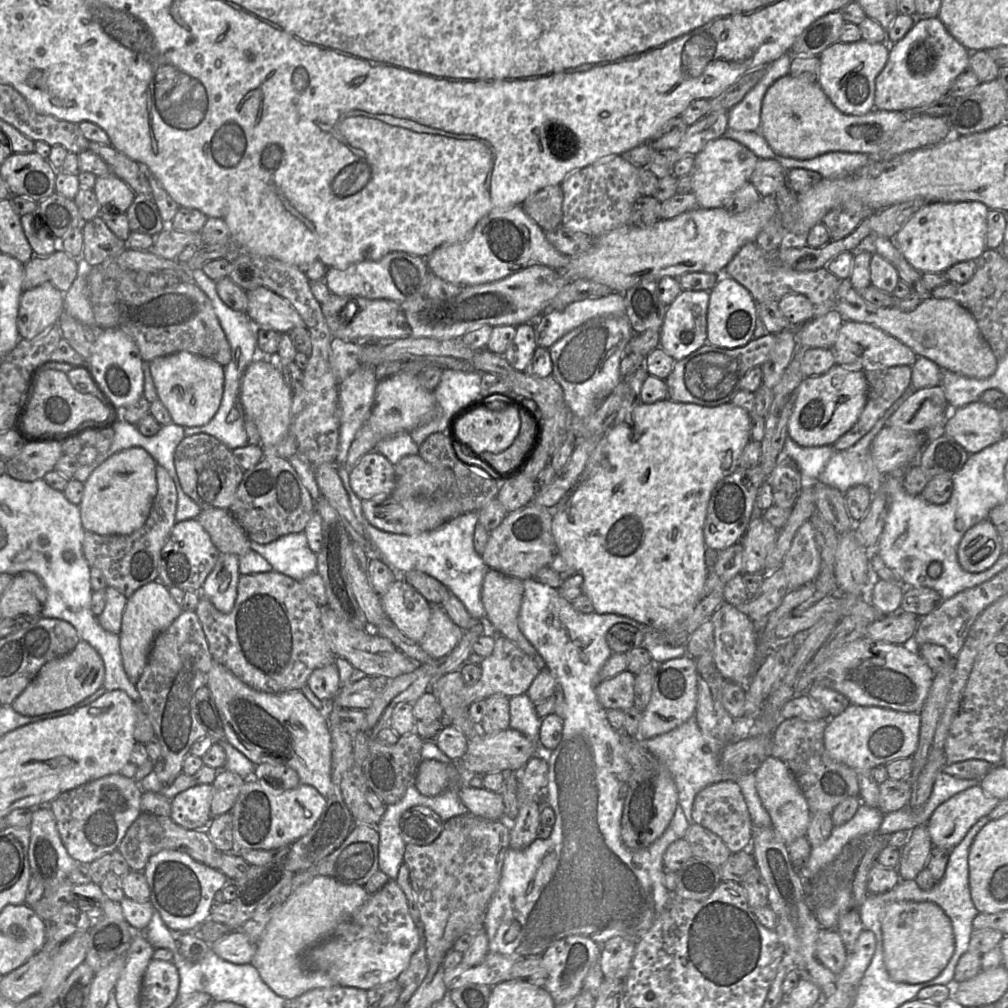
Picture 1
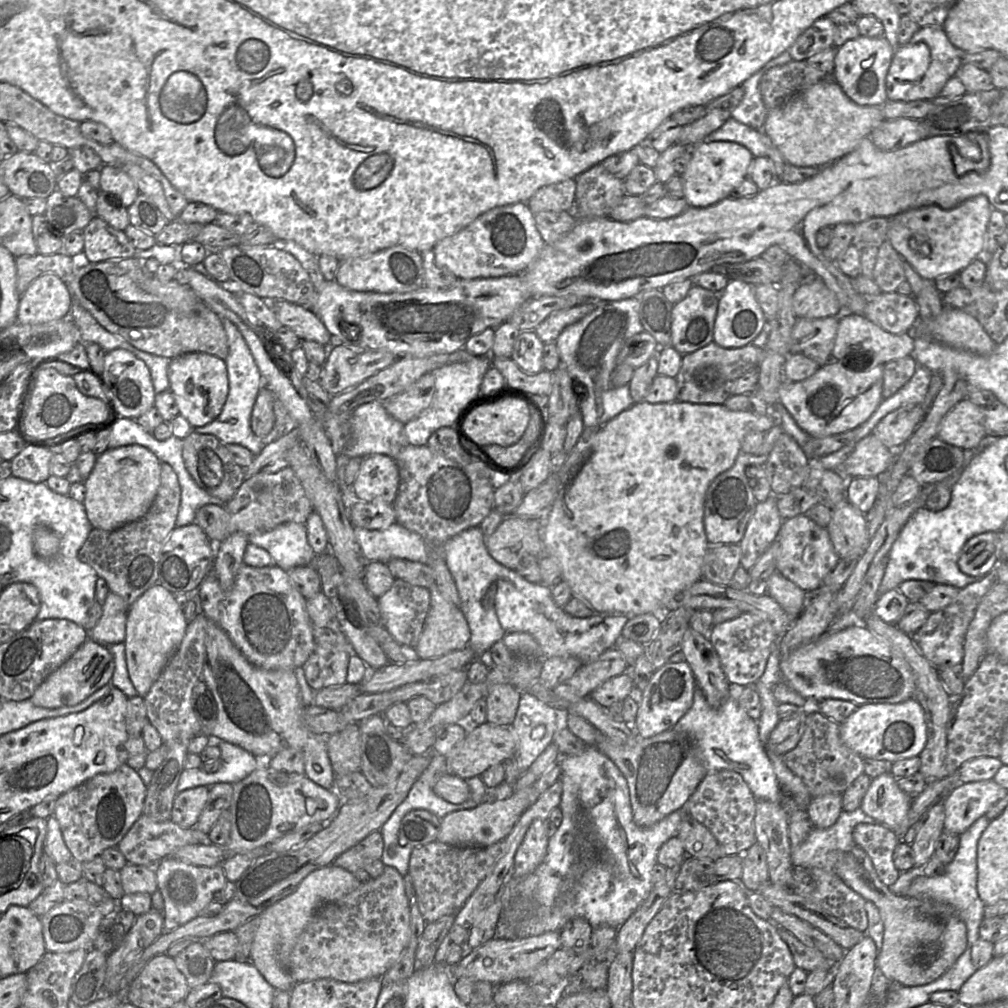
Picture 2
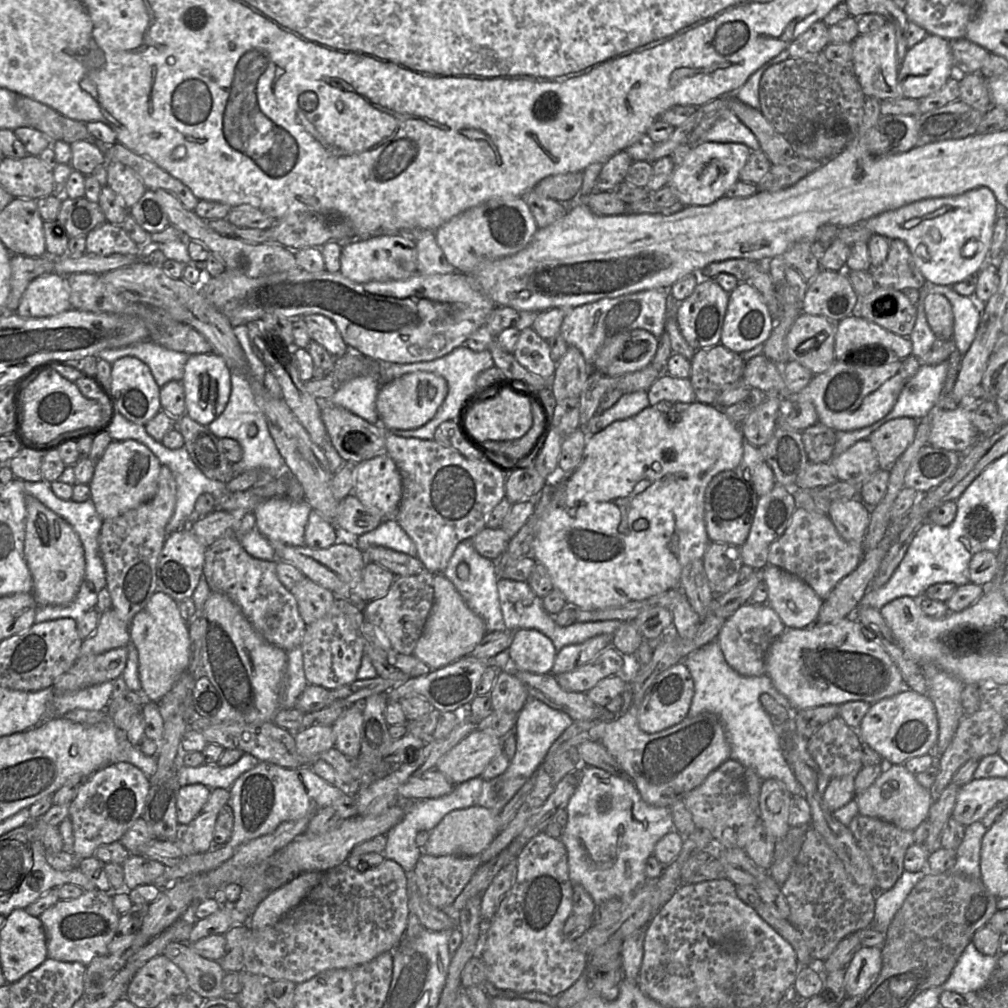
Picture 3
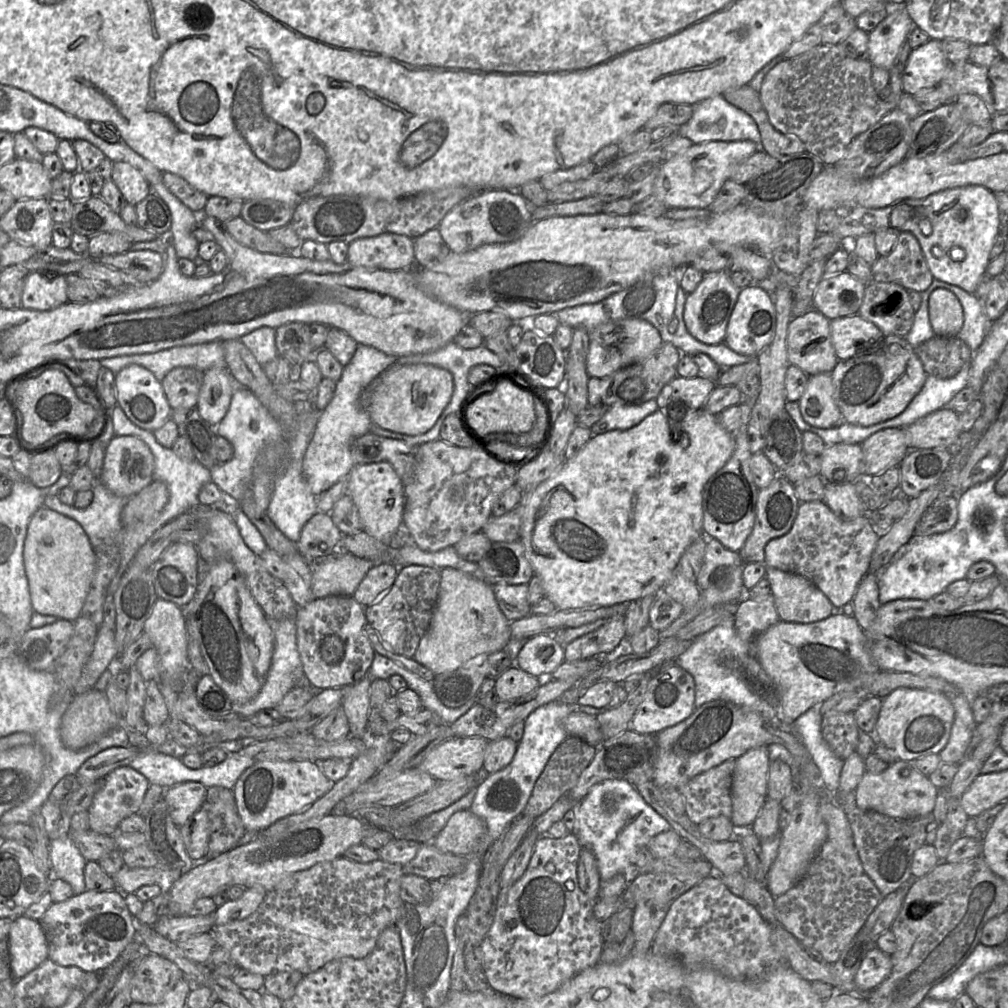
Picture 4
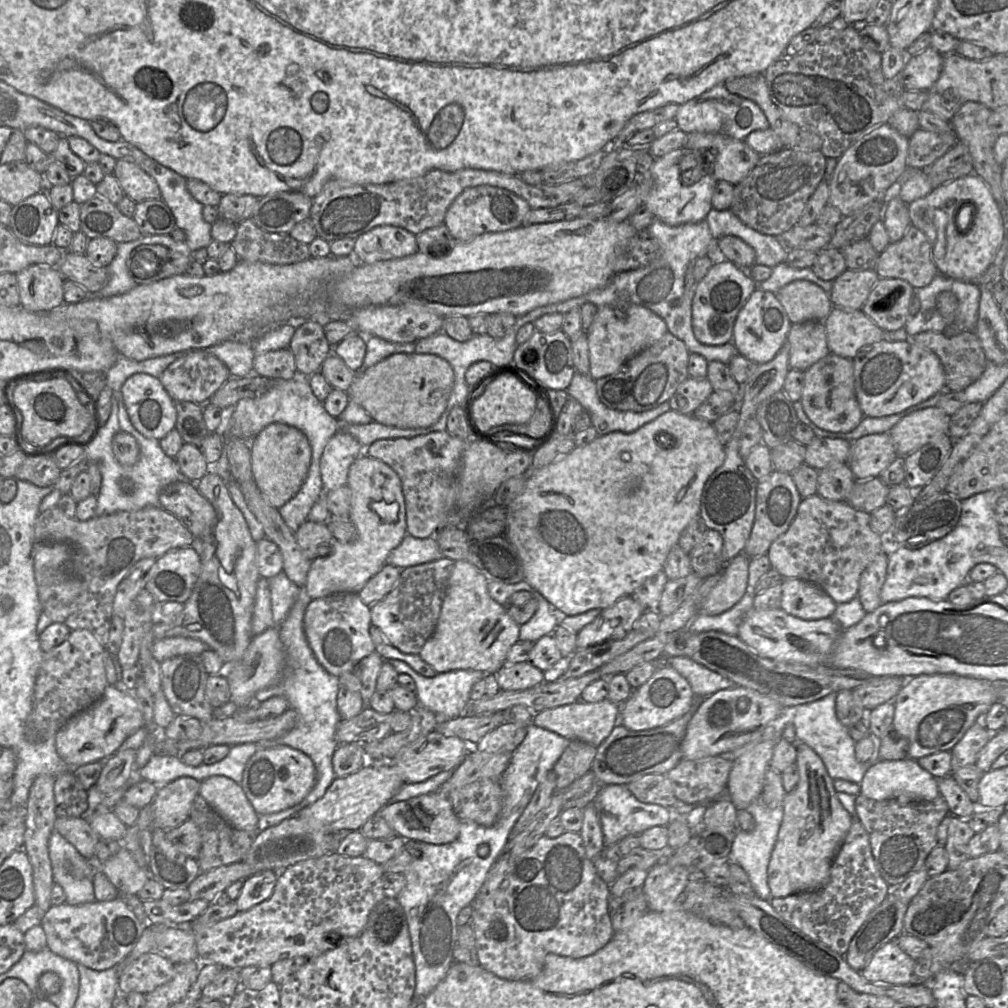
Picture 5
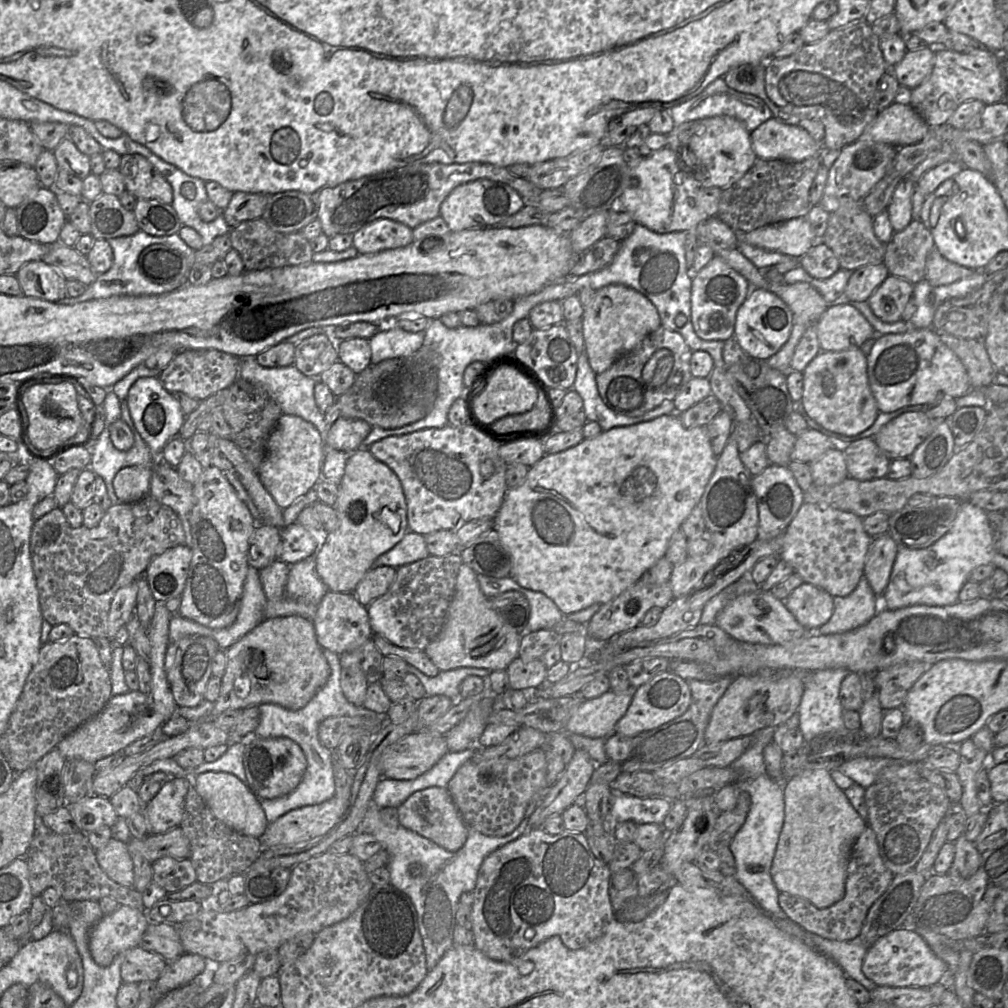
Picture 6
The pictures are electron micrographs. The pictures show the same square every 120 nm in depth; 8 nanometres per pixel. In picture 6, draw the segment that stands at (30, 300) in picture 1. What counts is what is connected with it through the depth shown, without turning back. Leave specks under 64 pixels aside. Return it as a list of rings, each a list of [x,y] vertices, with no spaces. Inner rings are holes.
[[[43,260],[24,264],[15,275],[24,296],[58,302],[65,298],[66,279]]]

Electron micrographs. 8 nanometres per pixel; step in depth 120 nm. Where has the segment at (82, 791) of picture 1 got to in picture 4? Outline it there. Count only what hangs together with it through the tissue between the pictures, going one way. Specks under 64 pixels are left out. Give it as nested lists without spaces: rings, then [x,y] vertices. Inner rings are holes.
[[[122,766],[110,772],[102,780],[99,790],[87,809],[89,829],[100,834],[111,835],[124,818],[138,812],[149,785],[147,778],[130,766]]]

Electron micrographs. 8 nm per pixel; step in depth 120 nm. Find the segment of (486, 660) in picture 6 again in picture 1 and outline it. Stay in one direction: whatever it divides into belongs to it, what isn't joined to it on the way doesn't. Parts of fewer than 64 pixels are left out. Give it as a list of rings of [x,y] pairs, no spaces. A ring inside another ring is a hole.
[[[432,605],[428,632],[420,646],[433,659],[440,659],[457,646],[463,633],[464,630],[451,620],[442,605]]]

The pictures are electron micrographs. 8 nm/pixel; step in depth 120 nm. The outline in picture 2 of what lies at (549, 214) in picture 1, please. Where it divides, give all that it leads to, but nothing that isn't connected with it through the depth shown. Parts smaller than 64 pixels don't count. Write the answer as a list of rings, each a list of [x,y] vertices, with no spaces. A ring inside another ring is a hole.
[[[569,178],[539,188],[527,201],[533,214],[542,211],[574,211],[576,182]]]

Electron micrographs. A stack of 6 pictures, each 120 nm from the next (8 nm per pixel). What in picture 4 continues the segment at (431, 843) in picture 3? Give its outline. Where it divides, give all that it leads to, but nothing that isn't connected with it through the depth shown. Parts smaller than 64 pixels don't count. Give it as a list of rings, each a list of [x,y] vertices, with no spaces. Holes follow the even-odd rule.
[[[469,809],[455,812],[432,844],[440,851],[457,856],[469,856],[485,833],[484,821]]]

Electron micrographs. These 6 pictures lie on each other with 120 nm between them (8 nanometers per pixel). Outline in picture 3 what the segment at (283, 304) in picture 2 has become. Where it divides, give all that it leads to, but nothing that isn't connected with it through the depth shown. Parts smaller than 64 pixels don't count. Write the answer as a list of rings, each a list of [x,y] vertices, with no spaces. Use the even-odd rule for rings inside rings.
[[[311,314],[303,318],[312,341],[324,347],[332,356],[339,357],[349,351],[336,325],[324,315]]]

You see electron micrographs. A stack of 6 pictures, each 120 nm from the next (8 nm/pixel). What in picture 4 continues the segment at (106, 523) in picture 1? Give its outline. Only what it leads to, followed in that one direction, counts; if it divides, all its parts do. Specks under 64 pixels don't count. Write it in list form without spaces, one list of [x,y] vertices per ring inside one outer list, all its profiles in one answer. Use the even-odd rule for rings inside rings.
[[[114,436],[105,448],[100,481],[113,493],[133,497],[153,481],[154,458],[142,440],[135,436]]]

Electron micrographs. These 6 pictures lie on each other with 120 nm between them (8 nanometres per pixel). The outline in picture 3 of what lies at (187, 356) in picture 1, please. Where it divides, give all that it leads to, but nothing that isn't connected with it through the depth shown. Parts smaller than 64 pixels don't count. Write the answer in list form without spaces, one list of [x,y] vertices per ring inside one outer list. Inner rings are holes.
[[[215,353],[190,355],[182,377],[186,414],[199,424],[207,426],[224,410],[231,391],[231,371],[224,359]]]

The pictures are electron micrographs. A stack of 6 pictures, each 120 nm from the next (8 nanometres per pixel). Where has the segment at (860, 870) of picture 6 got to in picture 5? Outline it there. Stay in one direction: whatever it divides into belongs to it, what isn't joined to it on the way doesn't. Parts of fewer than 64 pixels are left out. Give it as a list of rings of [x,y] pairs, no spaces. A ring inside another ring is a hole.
[[[857,816],[851,817],[851,826],[832,861],[826,885],[817,891],[771,898],[769,901],[786,921],[840,955],[845,955],[851,939],[867,916],[889,893],[889,885],[873,858],[869,835]]]

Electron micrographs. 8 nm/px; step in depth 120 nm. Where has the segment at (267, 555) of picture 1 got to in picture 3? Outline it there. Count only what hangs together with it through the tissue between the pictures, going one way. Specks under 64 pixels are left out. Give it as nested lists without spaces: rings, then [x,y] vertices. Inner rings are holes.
[[[274,497],[258,504],[254,510],[257,529],[270,543],[305,545],[304,534],[312,508],[306,499],[293,501]]]

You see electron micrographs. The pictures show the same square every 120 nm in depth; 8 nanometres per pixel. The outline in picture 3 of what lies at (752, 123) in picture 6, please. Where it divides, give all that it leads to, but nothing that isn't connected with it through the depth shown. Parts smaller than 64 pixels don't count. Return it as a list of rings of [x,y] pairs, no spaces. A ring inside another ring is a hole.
[[[728,107],[720,111],[718,119],[700,138],[700,142],[742,143],[751,151],[761,149],[753,132]]]

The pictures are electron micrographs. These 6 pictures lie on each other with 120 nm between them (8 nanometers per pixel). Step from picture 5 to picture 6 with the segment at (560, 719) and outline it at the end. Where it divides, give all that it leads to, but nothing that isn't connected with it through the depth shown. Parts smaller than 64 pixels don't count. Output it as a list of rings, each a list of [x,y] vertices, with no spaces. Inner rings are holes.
[[[636,688],[616,693],[609,690],[590,700],[582,700],[565,726],[567,733],[589,738],[607,738],[615,731],[617,722],[626,713]]]

